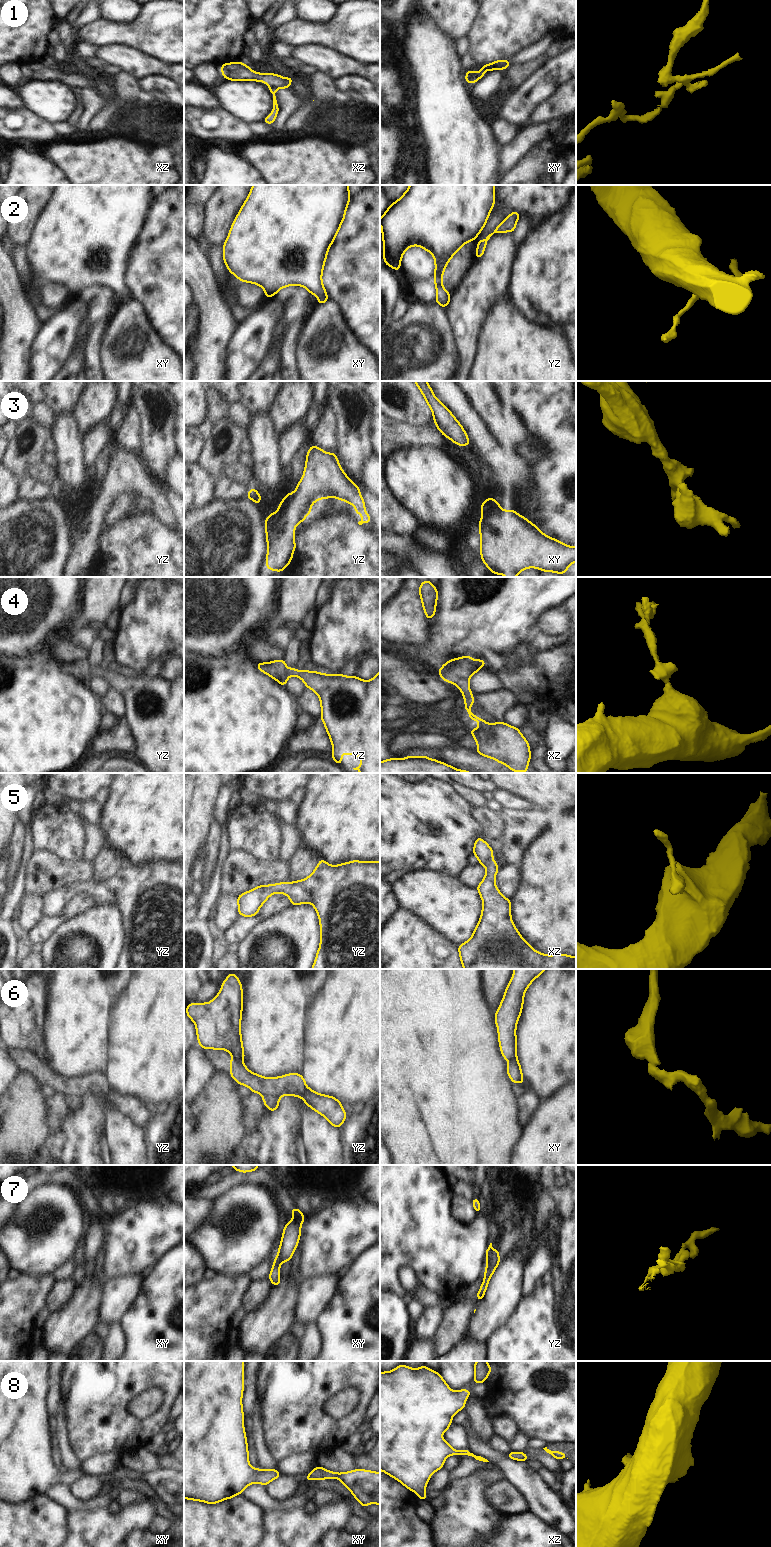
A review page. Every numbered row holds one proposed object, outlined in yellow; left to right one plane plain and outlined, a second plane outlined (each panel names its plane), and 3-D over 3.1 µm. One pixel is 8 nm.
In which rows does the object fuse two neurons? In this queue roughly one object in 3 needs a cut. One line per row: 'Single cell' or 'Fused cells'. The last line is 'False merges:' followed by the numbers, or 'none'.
1: Fused cells
2: Single cell
3: Single cell
4: Single cell
5: Single cell
6: Fused cells
7: Fused cells
8: Single cell
False merges: 1, 6, 7

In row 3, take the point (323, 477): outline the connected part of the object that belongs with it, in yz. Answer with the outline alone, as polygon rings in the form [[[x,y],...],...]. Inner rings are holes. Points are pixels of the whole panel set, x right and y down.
[[[313,445],[306,455],[304,474],[296,491],[288,493],[279,504],[278,511],[271,512],[265,520],[266,567],[269,570],[284,571],[296,548],[295,526],[310,514],[314,502],[332,497],[355,506],[355,513],[362,515],[359,525],[371,522],[359,487],[344,473],[336,454]]]

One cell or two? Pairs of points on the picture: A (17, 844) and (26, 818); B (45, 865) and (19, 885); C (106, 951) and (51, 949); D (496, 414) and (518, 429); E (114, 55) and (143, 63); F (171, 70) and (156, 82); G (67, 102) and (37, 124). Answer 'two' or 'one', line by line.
A: two
B: two
C: one
D: one
E: one
F: two
G: two

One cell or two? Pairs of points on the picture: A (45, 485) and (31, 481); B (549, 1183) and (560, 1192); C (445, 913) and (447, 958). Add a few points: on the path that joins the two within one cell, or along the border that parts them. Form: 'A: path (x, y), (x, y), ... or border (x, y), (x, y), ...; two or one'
A: path (42, 485), (34, 484); one
B: path (551, 1186), (557, 1192); one
C: border (426, 924), (440, 932), (456, 947); two

